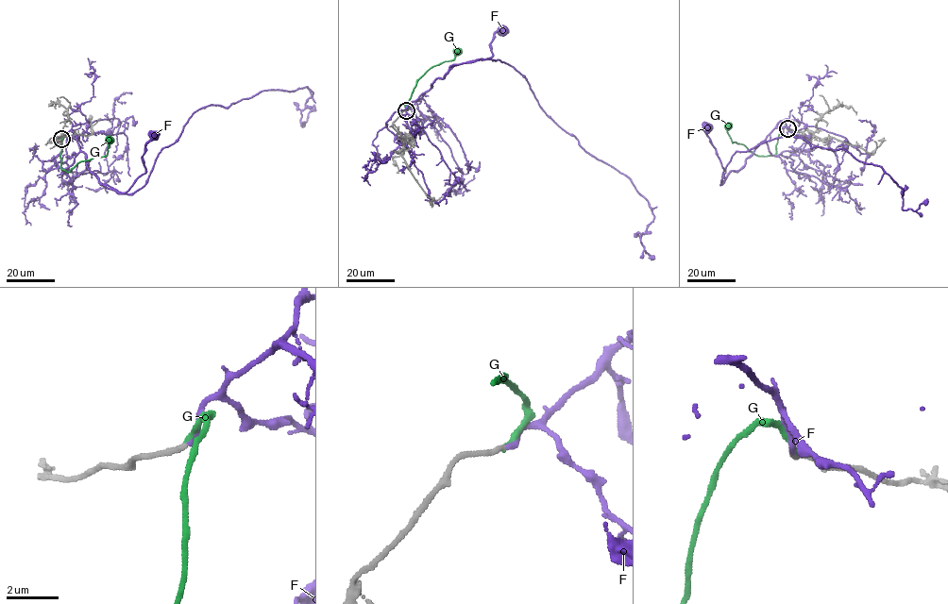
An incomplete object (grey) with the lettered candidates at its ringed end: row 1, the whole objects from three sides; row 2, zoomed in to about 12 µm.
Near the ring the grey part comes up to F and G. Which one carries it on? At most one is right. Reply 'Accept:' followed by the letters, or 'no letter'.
Accept: F

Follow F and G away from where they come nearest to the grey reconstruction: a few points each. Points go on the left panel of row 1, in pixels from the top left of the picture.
F: (61, 139), (73, 130), (89, 170), (101, 183), (125, 192), (145, 171), (144, 146), (153, 135)
G: (61, 140), (63, 137), (60, 168), (67, 173), (82, 160), (105, 157), (108, 140)

